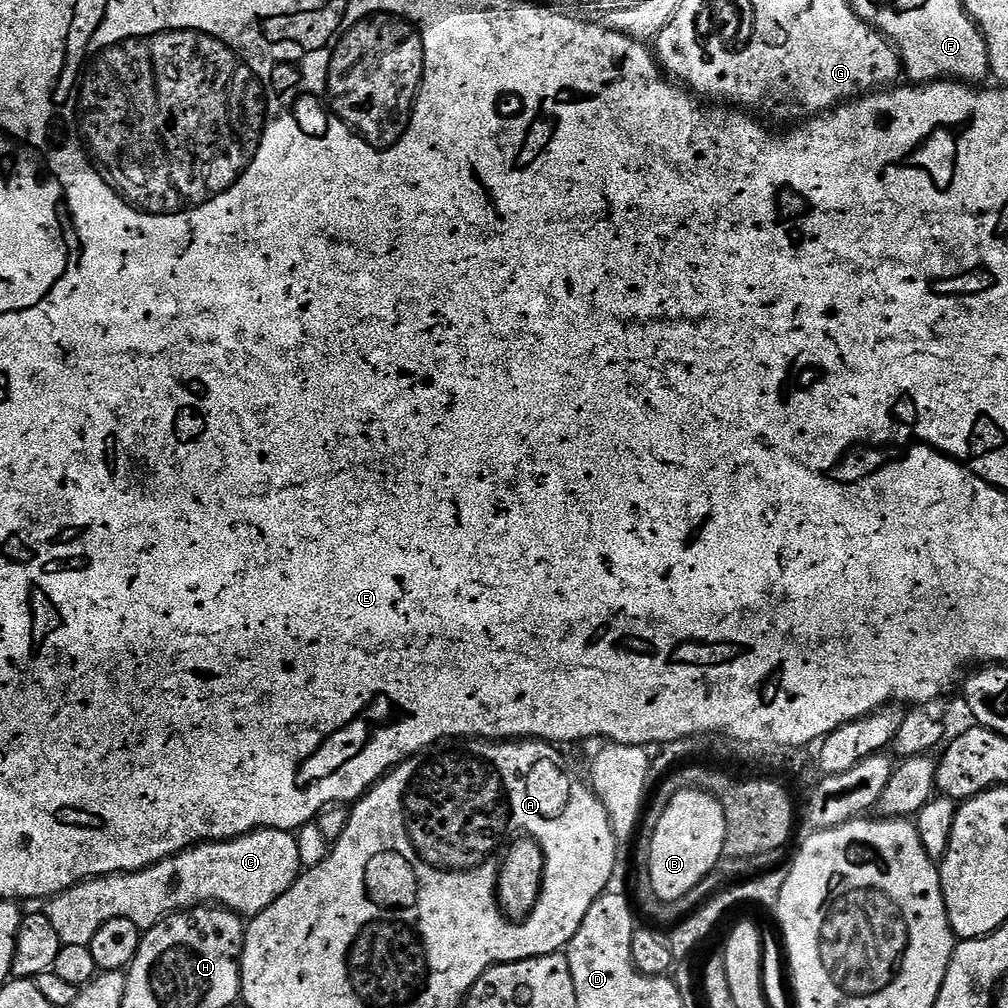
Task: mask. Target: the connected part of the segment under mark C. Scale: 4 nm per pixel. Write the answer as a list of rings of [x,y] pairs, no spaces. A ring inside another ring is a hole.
[[[316,822],[304,825],[295,835],[273,828],[257,828],[233,840],[197,844],[152,864],[143,872],[122,872],[86,880],[51,897],[42,911],[50,918],[61,945],[84,947],[98,934],[98,926],[110,922],[110,918],[130,918],[134,926],[147,930],[174,912],[211,904],[251,918],[290,890],[302,871],[300,860],[305,869],[310,869],[326,859],[329,851],[330,842]]]

